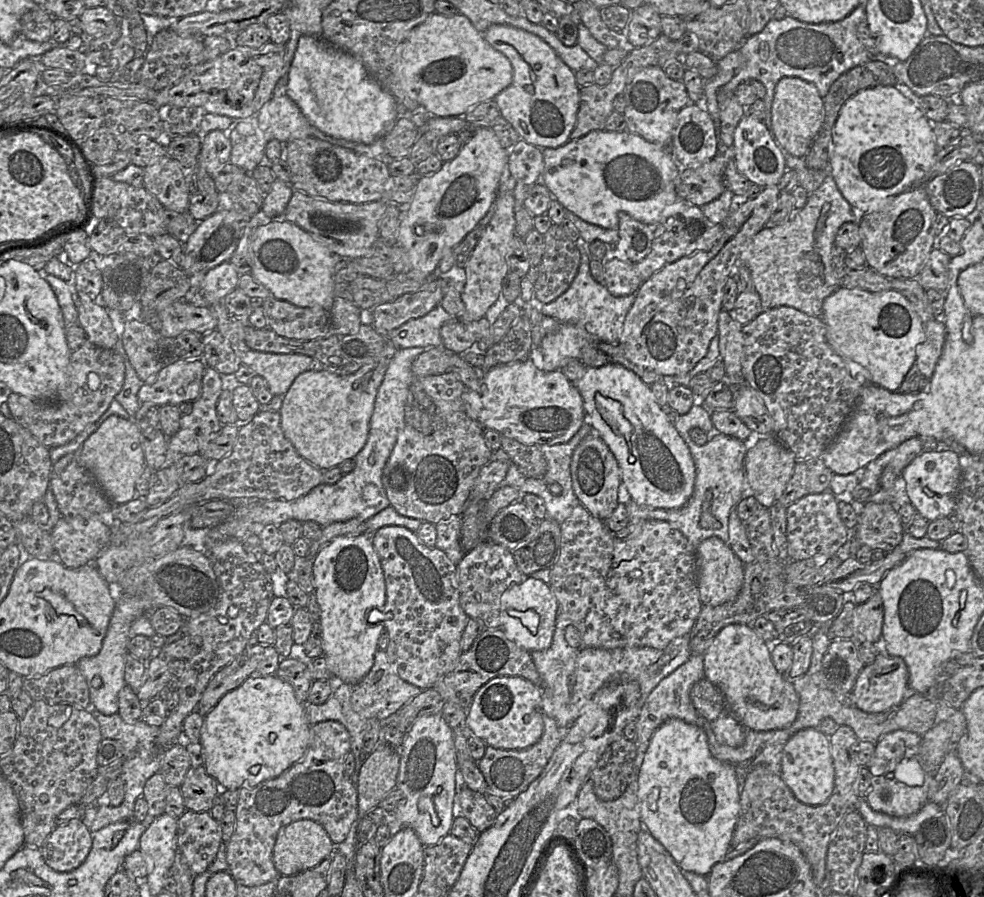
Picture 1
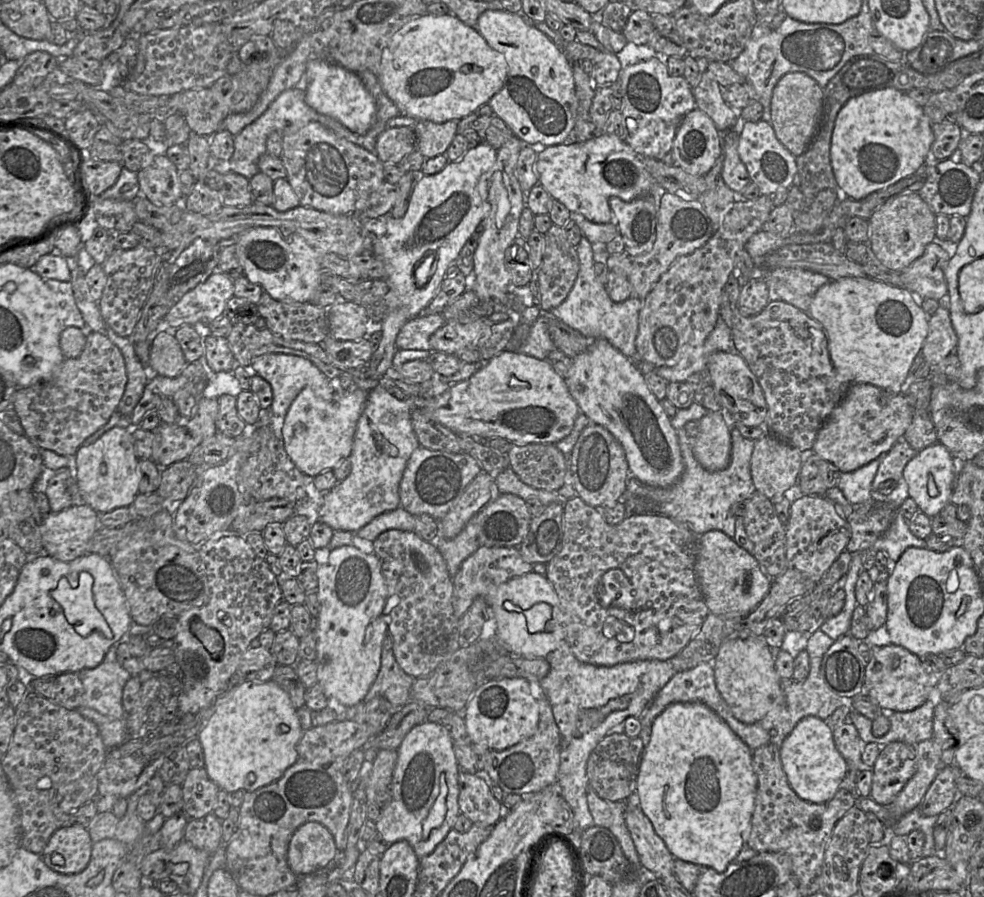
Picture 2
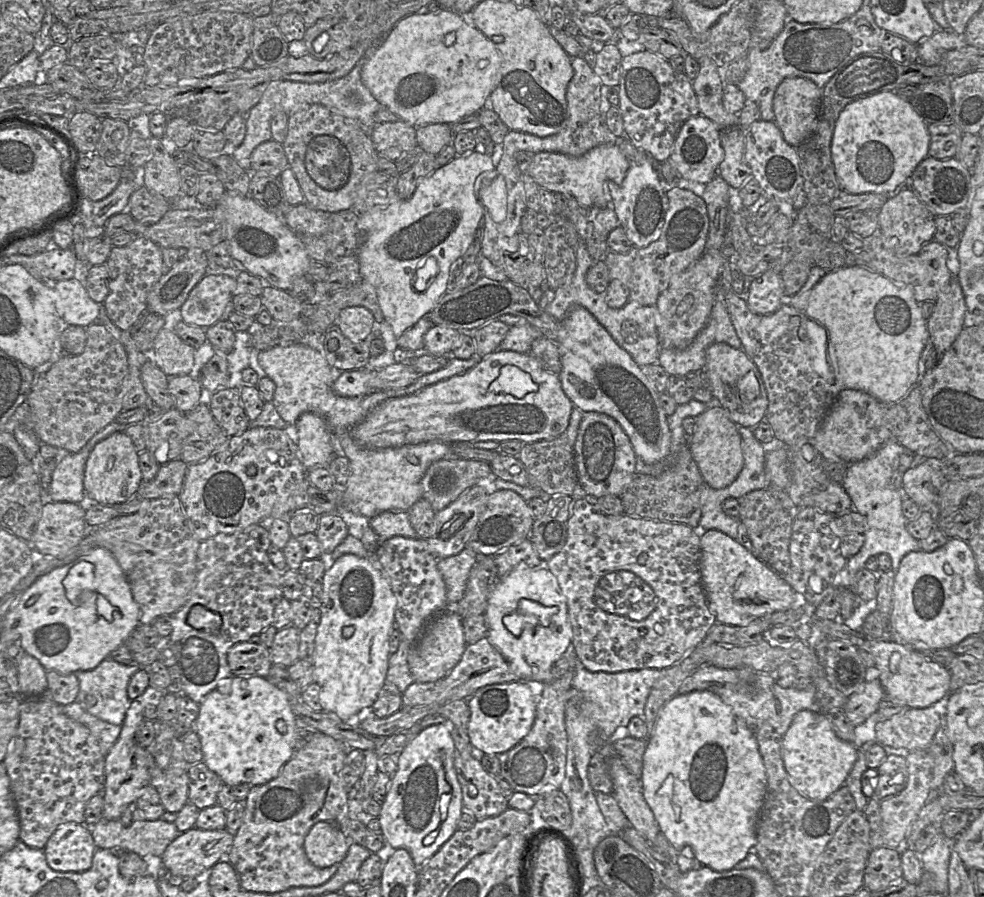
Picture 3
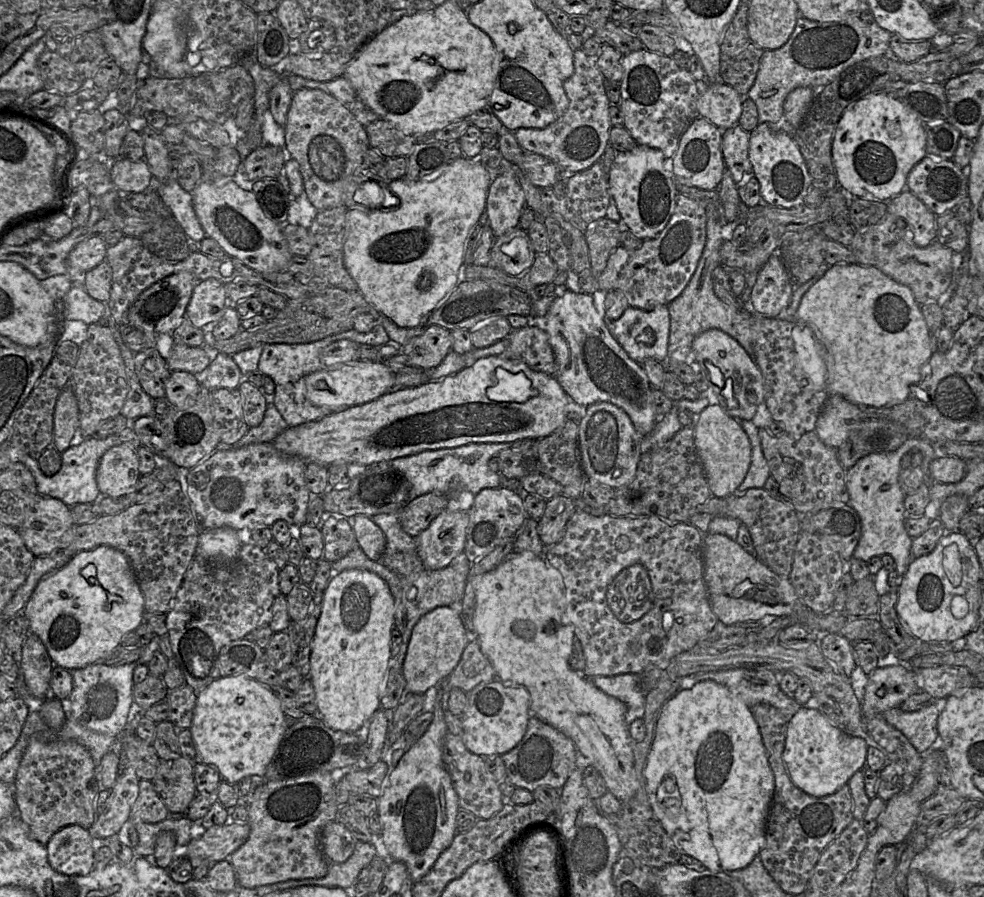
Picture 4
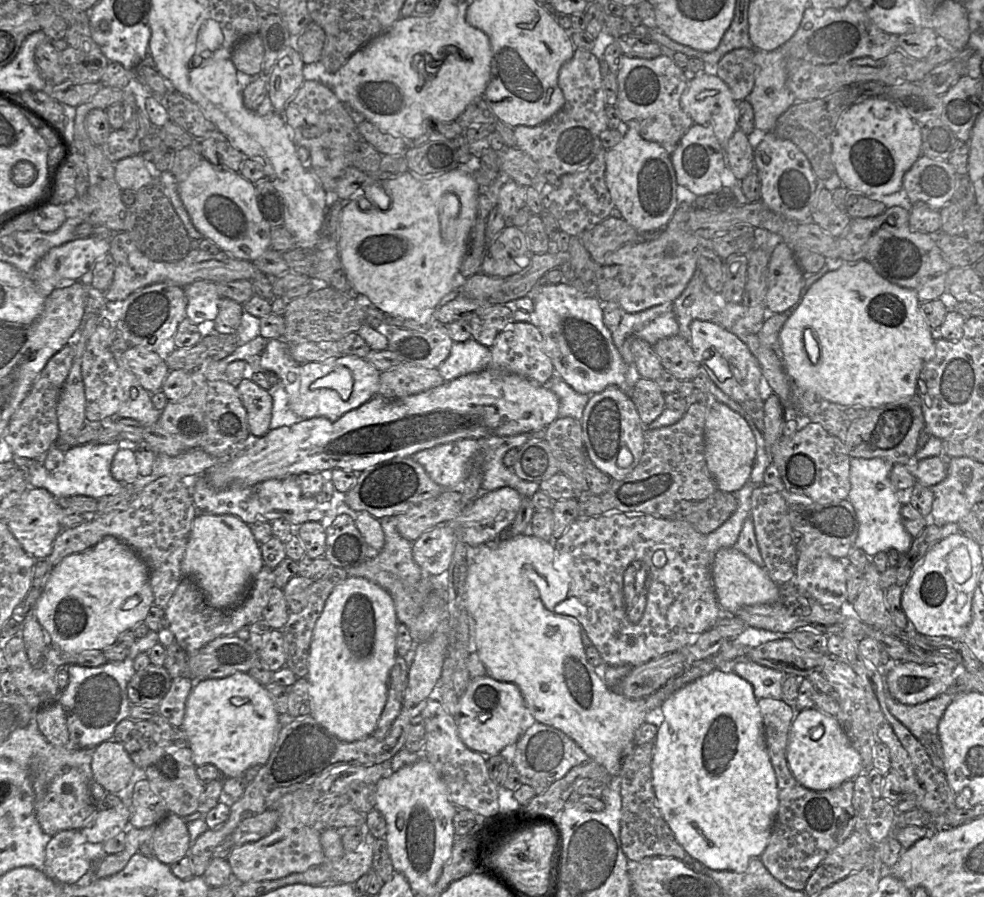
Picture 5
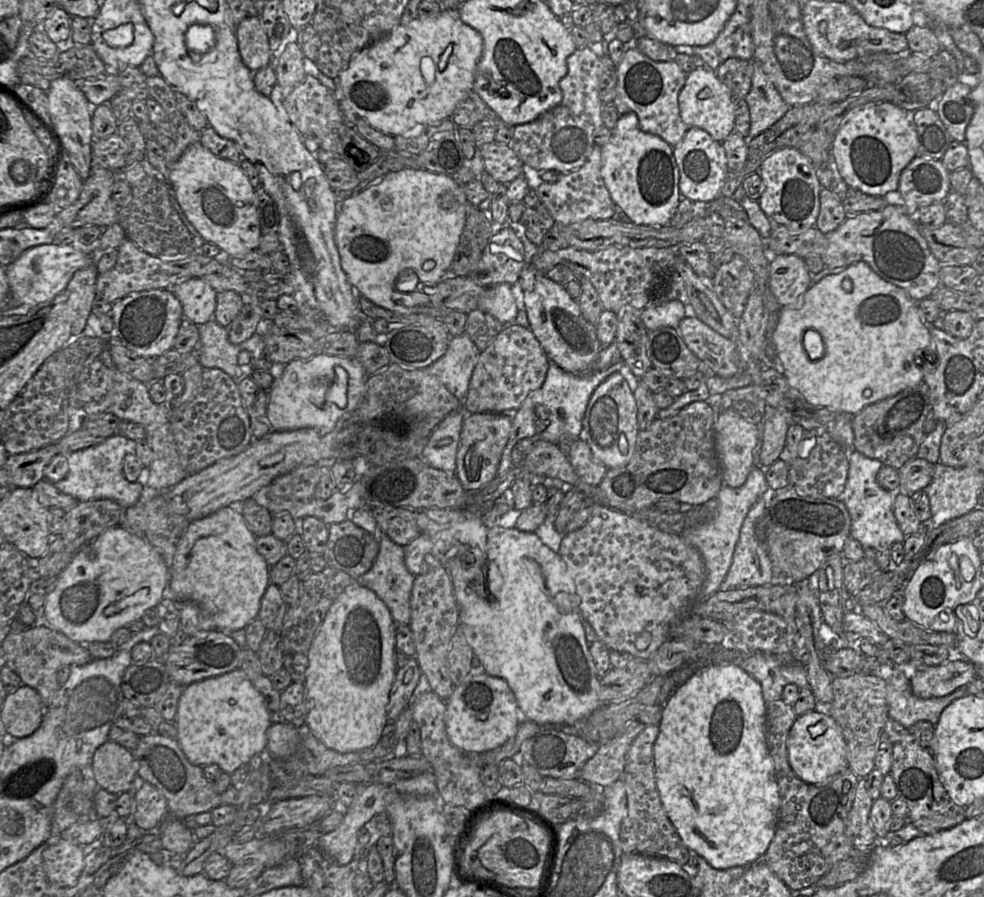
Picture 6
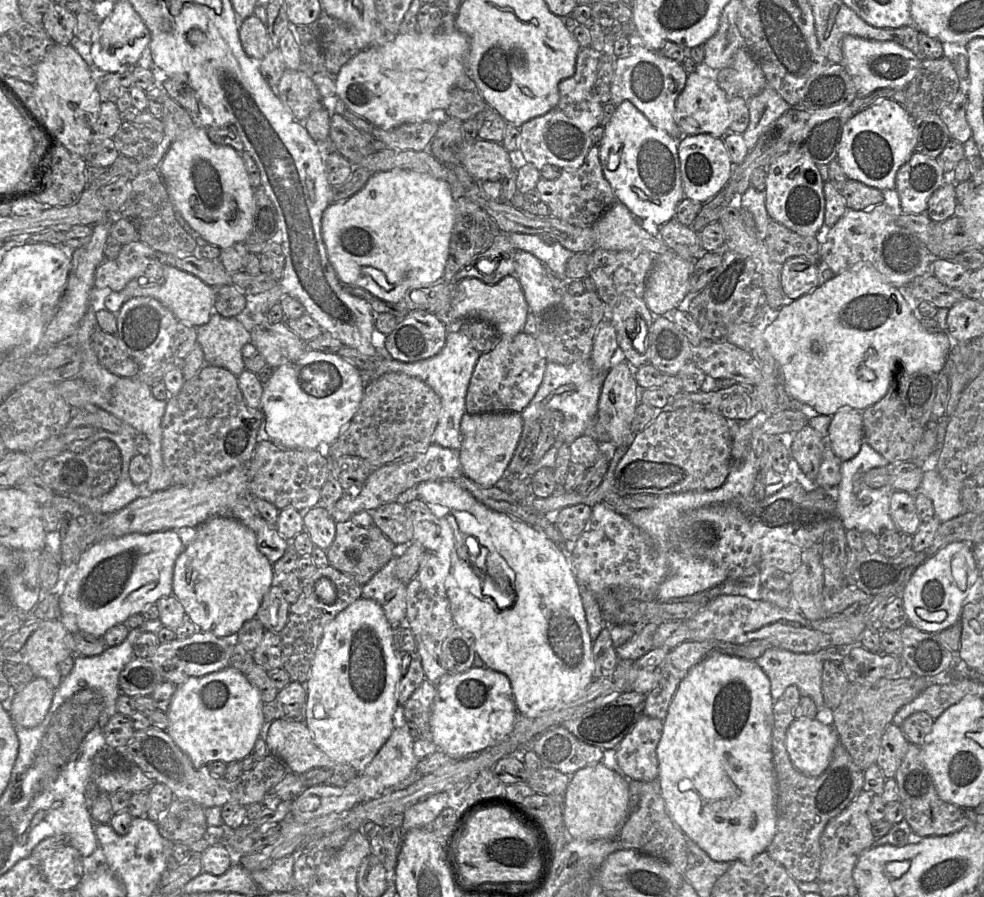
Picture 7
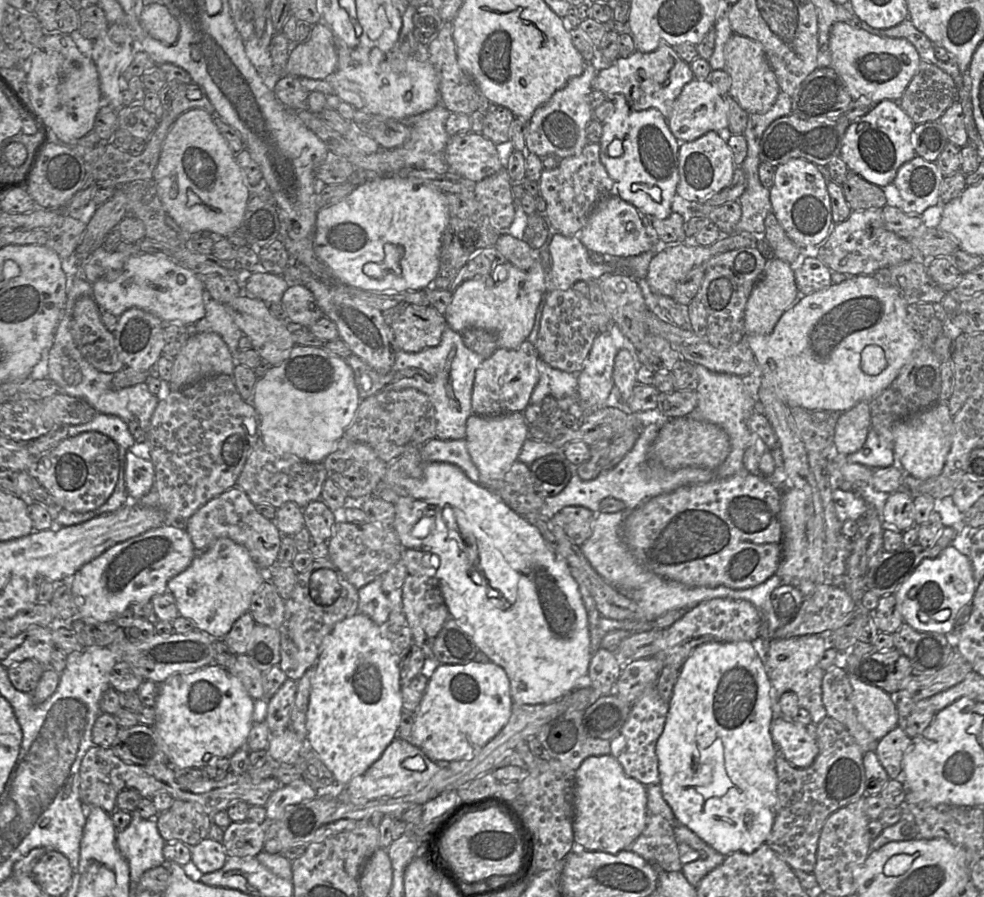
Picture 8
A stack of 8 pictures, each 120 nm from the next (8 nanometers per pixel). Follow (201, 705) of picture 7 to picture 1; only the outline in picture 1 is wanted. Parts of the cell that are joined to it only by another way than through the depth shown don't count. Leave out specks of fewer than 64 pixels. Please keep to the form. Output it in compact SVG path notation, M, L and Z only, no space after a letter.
M276 674L252 675L239 687L224 695L204 717L200 743L206 772L217 781L221 790L256 787L264 781L280 776L303 758L309 744L310 726L304 705L296 699L289 683Z

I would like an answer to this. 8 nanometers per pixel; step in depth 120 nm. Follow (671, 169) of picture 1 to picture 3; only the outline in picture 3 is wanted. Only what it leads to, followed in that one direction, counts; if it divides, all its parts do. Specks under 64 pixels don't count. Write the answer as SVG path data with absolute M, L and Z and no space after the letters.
M602 143L578 157L557 152L538 152L533 156L528 175L541 189L569 195L584 207L603 209L611 202L607 182L620 185L631 165L617 145Z

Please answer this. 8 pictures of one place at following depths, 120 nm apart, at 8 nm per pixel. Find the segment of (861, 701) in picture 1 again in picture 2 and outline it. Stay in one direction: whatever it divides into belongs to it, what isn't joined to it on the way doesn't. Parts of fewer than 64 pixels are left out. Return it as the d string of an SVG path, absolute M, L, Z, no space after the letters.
M894 644L871 645L871 650L871 659L866 664L864 691L873 703L884 712L905 712L914 710L928 700L930 690L937 686L937 678L922 658Z

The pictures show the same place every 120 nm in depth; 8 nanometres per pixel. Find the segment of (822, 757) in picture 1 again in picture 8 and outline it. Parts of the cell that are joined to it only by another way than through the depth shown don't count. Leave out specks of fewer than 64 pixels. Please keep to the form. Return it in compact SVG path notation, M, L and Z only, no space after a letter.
M784 715L772 718L772 739L778 751L795 768L809 767L818 755L814 726L803 725Z

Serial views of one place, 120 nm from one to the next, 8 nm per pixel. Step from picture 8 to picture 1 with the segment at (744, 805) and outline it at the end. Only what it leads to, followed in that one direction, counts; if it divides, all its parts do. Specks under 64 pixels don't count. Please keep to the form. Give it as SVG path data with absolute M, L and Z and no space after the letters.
M673 718L666 721L654 732L638 772L637 796L643 828L649 831L649 833L663 845L682 871L689 871L699 875L708 876L713 866L725 860L726 855L730 850L730 843L740 810L739 783L735 768L731 764L722 762L712 755L707 735L702 728L694 724L686 723L683 720Z

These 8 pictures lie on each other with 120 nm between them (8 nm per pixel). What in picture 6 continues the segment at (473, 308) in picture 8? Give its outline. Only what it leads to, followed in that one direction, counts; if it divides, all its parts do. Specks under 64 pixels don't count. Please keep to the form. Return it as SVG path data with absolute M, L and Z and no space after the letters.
M501 283L487 287L478 300L478 309L491 314L504 326L515 323L519 309L512 285Z

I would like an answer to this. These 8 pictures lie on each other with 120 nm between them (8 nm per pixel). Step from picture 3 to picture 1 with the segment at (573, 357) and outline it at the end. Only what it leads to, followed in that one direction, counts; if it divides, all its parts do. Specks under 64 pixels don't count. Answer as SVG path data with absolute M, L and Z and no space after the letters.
M616 363L588 367L584 376L573 384L583 398L586 419L618 462L627 496L638 505L654 509L676 509L684 506L694 490L695 463L687 444L656 402L650 386L634 372Z

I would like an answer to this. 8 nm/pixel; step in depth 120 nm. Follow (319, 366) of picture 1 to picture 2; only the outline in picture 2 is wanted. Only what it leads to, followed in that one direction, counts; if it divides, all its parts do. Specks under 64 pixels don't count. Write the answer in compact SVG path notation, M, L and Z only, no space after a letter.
M269 353L258 357L252 364L252 368L254 374L257 373L272 386L273 402L270 408L274 417L268 426L273 426L274 434L279 439L283 439L282 427L288 409L304 387L311 387L316 394L326 400L332 400L336 391L339 390L335 382L329 379L313 362L301 356Z

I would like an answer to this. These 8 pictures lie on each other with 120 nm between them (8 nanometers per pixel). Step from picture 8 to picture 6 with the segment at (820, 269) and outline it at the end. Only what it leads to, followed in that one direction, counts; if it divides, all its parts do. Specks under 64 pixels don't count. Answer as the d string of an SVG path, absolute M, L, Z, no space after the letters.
M775 255L769 264L769 287L782 307L797 303L812 285L811 280L804 260L797 255Z

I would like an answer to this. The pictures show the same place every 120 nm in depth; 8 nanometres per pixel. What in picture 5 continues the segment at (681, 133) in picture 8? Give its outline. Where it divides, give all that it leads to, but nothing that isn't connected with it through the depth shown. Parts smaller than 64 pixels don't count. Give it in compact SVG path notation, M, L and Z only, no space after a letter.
M707 72L695 73L681 96L681 107L693 123L705 126L716 136L725 157L728 140L738 129L739 110L737 101L726 83L716 74Z

